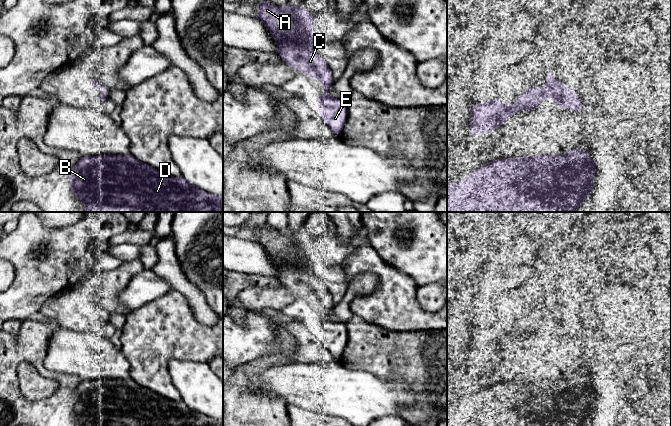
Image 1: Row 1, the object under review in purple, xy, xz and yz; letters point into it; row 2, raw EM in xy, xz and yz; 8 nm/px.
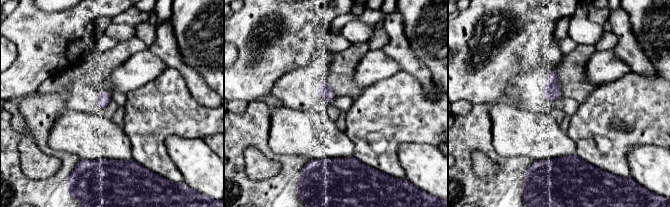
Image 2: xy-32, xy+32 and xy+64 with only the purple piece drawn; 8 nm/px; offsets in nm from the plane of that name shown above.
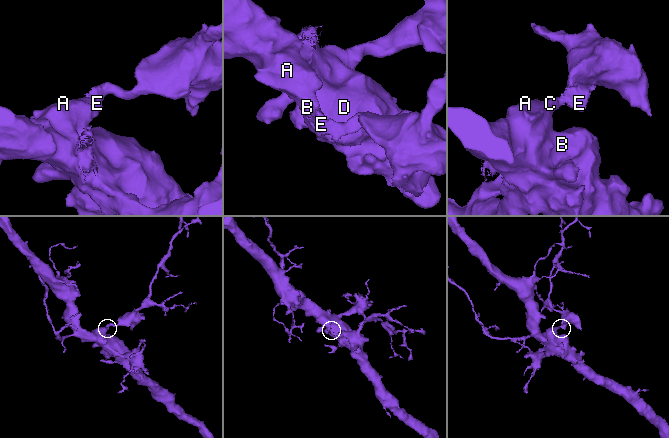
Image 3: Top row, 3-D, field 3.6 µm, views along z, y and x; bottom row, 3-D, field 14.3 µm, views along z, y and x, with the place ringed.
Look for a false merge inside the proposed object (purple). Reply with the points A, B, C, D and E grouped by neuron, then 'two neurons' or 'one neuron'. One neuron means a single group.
A B C D E; one neuron

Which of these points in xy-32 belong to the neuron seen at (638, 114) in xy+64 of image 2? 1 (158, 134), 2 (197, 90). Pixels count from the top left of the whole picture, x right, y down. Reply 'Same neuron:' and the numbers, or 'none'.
Same neuron: 1

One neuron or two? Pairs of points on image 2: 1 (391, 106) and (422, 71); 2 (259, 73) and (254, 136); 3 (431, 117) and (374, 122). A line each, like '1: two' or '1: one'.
1: two
2: two
3: one

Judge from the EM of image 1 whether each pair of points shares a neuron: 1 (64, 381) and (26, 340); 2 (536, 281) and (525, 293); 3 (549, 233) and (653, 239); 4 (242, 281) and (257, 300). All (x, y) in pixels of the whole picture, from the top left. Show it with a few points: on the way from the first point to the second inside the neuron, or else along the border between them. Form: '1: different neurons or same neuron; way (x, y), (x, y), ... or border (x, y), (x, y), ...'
1: same neuron; way (52, 375), (49, 375), (38, 364), (34, 352)
2: different neurons; border (525, 283), (535, 294)
3: different neurons; border (655, 230), (648, 236), (645, 243)
4: different neurons; border (270, 287), (244, 287), (238, 293), (236, 301)

